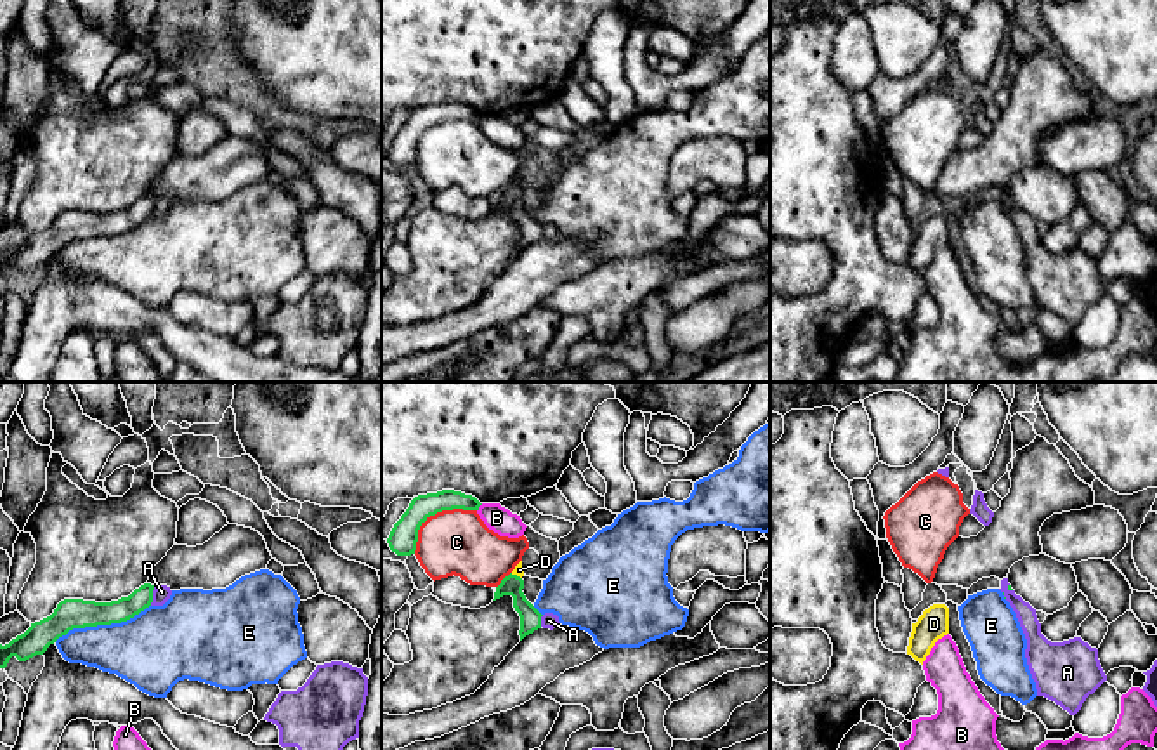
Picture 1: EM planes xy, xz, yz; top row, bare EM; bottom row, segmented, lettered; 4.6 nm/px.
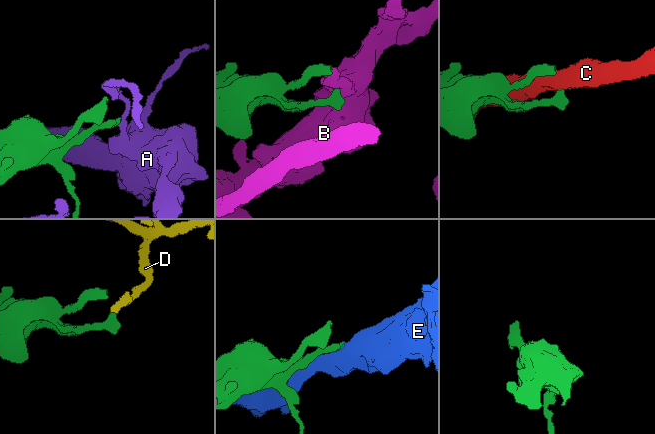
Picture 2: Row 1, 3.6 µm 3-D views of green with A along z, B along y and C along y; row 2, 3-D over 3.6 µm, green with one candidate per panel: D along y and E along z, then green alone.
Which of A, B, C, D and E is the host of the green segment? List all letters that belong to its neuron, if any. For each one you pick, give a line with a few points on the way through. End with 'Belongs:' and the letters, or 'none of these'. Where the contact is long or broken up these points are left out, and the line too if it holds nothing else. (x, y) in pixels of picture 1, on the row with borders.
D: way xz (512, 585), (516, 575), (519, 570)
Belongs: D

